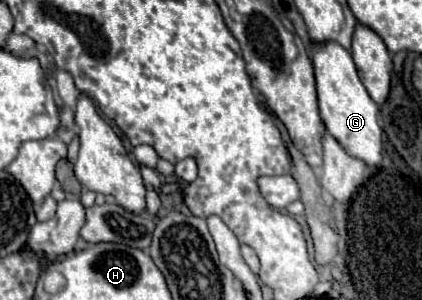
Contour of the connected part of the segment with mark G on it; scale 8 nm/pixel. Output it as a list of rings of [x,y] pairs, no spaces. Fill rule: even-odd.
[[[323,43],[311,45],[311,59],[315,67],[319,111],[327,133],[333,135],[351,157],[365,161],[369,167],[379,165],[383,159],[383,129],[379,125],[379,107],[363,87],[351,53],[337,43]]]

